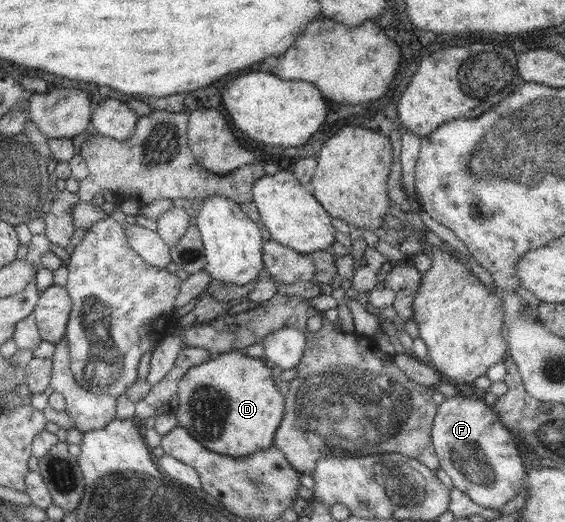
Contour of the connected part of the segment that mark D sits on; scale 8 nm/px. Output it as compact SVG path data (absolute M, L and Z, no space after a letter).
M245 349L231 350L216 358L189 368L178 381L179 408L175 413L183 426L202 446L229 457L245 457L267 449L274 442L276 431L284 418L285 394L276 385L271 368L259 358L252 358Z

